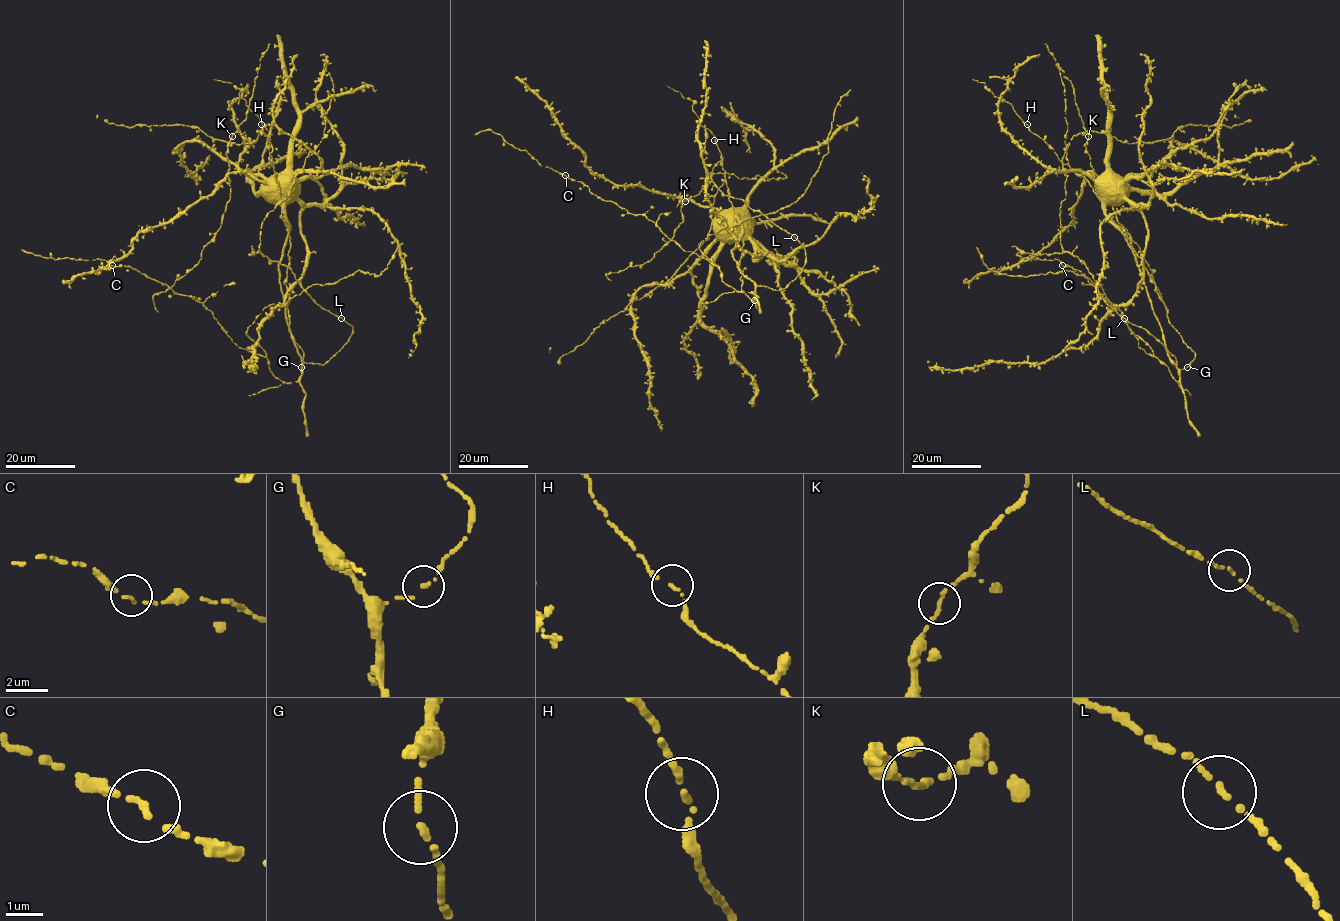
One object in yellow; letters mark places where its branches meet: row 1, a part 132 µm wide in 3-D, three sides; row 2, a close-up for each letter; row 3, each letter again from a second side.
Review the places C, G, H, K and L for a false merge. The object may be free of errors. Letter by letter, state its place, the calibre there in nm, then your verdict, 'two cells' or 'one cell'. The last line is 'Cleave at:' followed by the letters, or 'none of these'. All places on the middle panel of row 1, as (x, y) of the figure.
C: place (565, 175); calibre 120 nm; one cell
G: place (754, 300); calibre 140 nm; one cell
H: place (714, 140); calibre 140 nm; one cell
K: place (685, 201); calibre 160 nm; one cell
L: place (794, 237); calibre 130 nm; one cell
Cleave at: none of these

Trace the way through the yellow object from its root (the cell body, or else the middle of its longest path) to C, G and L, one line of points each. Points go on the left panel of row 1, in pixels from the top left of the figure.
C: (276, 185), (300, 204), (307, 256), (285, 300), (247, 328), (265, 356), (233, 342), (201, 302), (112, 265)
G: (276, 185), (282, 196), (290, 245), (285, 283), (289, 300), (288, 330), (304, 353), (301, 367)
L: (276, 185), (288, 225), (279, 283), (291, 338), (304, 362), (324, 365), (348, 340), (353, 326), (341, 318)

